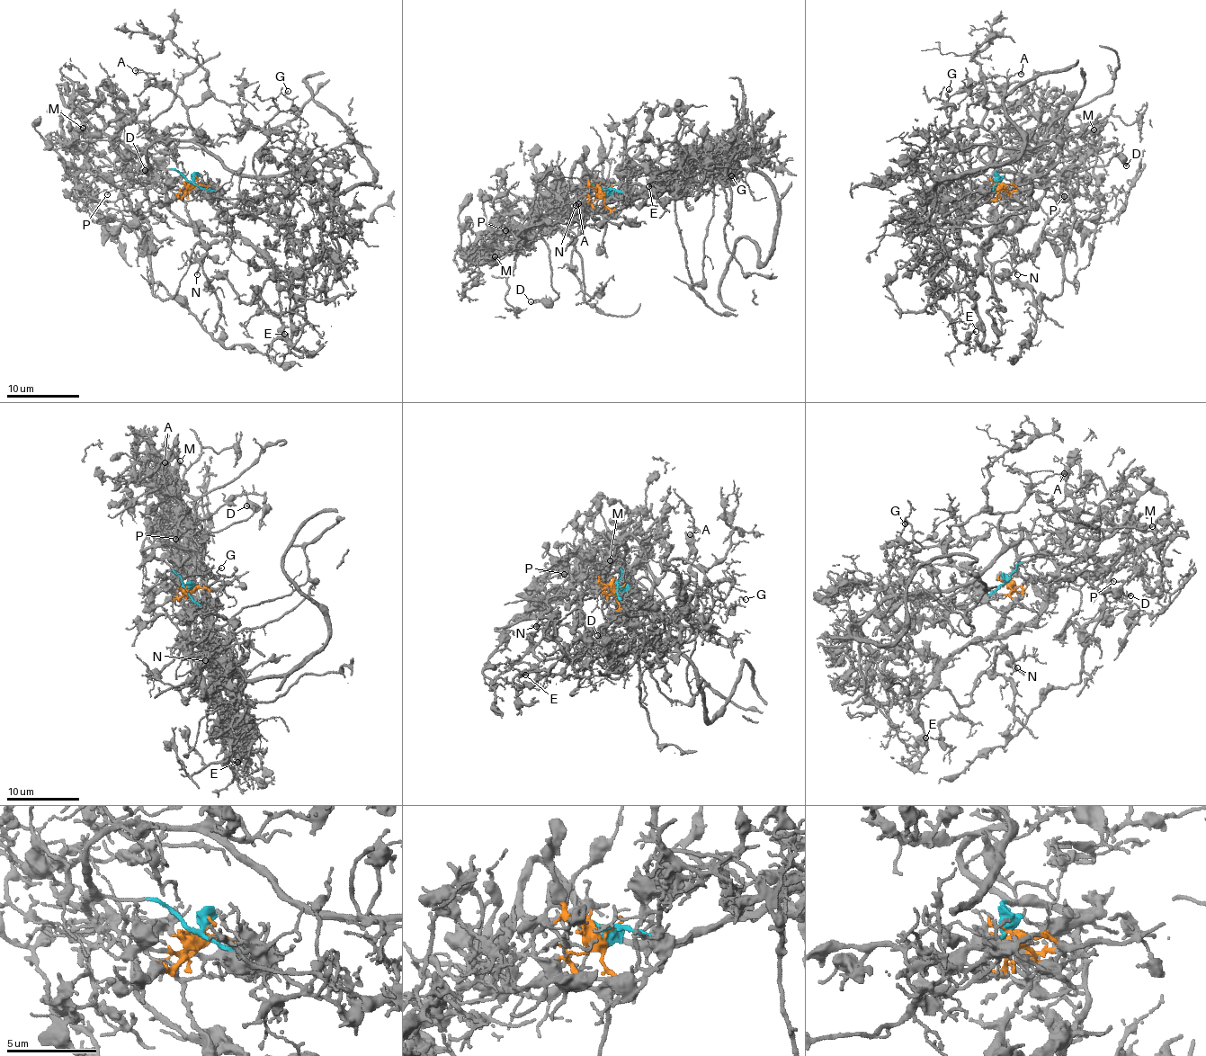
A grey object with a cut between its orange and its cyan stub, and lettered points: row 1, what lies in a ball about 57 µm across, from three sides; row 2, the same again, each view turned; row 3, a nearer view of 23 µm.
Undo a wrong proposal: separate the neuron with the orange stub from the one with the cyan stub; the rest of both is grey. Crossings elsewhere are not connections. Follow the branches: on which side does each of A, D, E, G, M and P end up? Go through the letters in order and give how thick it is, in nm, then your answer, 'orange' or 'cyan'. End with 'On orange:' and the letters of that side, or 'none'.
A: 140 nm | cyan
D: 190 nm | orange
E: 200 nm | cyan
G: 140 nm | cyan
M: 200 nm | orange
P: 130 nm | orange
On orange: D, M, P

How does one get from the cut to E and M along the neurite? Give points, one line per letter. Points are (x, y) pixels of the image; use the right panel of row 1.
E: (998, 183), (996, 171), (1024, 180), (1024, 221), (988, 237), (975, 276), (937, 300), (960, 341), (975, 331)
M: (998, 183), (1010, 194), (1014, 185), (1032, 181), (1040, 163), (1066, 171), (1075, 159), (1067, 145), (1094, 129)

